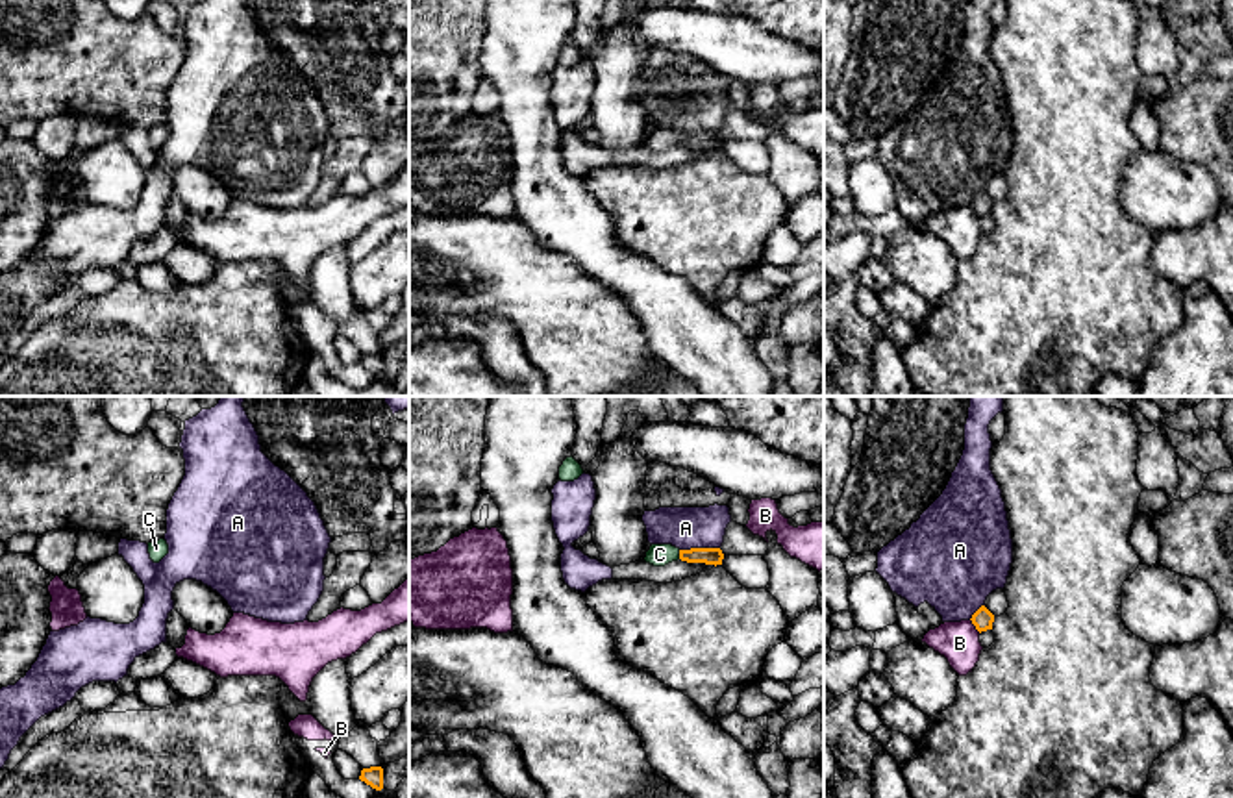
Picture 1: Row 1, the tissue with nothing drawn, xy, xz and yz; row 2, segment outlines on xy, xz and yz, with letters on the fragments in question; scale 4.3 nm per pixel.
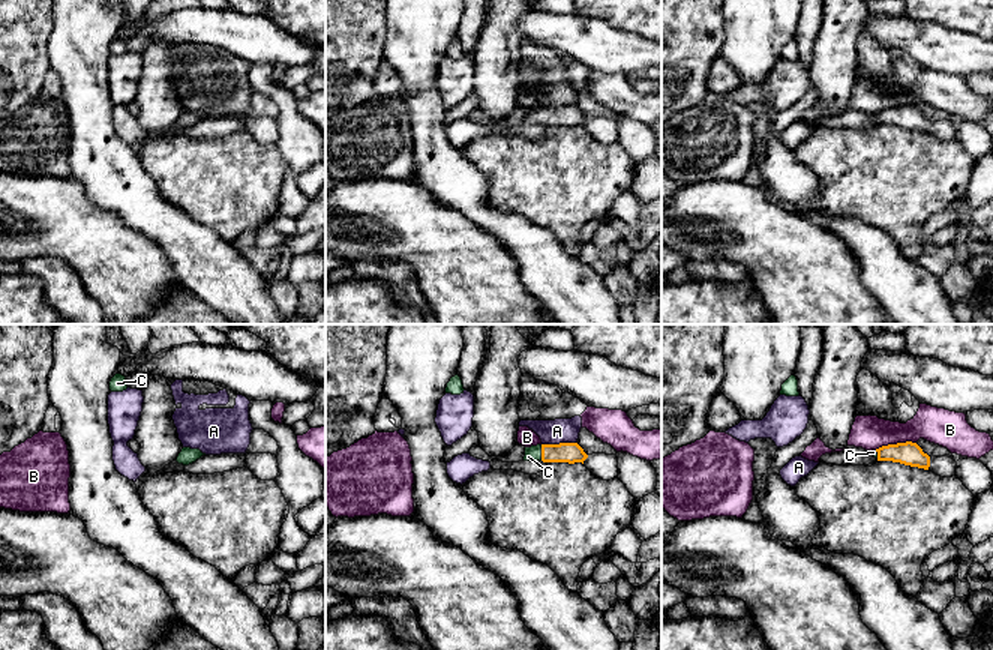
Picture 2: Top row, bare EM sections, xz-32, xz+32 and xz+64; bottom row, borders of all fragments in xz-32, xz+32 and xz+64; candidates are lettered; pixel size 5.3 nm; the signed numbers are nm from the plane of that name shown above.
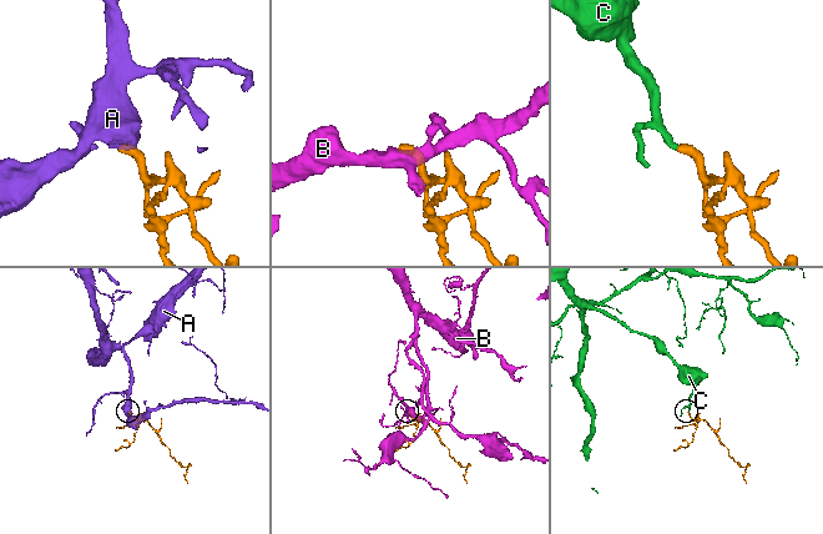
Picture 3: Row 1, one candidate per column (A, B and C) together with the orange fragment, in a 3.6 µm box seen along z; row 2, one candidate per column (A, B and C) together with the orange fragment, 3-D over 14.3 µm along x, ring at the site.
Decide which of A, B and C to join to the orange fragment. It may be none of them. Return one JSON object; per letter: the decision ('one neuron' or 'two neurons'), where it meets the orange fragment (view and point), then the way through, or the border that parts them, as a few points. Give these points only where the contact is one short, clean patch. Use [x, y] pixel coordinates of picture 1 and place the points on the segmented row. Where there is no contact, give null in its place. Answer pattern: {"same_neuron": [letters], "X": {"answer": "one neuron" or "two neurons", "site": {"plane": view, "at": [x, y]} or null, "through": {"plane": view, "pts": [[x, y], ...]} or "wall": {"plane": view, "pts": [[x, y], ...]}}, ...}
{"same_neuron": ["C"], "A": {"answer": "two neurons", "site": {"plane": "xz", "at": [698, 548]}, "wall": {"plane": "xz", "pts": [[719, 547], [680, 550]]}}, "B": {"answer": "two neurons", "site": {"plane": "yz", "at": [974, 624]}, "wall": {"plane": "yz", "pts": [[971, 619], [980, 632]]}}, "C": {"answer": "one neuron", "site": {"plane": "xz", "at": [680, 554]}, "through": {"plane": "xz", "pts": [[709, 556], [680, 554], [660, 554]]}}}

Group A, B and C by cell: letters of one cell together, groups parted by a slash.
A / B / C

